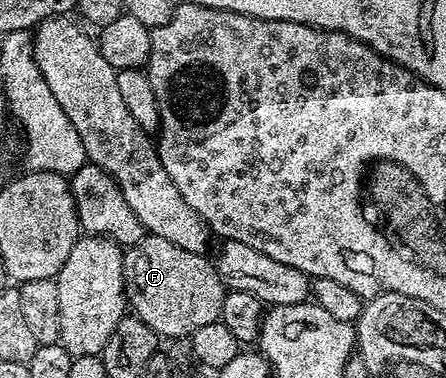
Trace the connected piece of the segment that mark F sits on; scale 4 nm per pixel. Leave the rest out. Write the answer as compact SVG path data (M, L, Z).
M145 235L123 253L127 303L133 315L163 339L187 339L197 329L220 320L226 288L215 263L207 255L187 252L164 237Z

